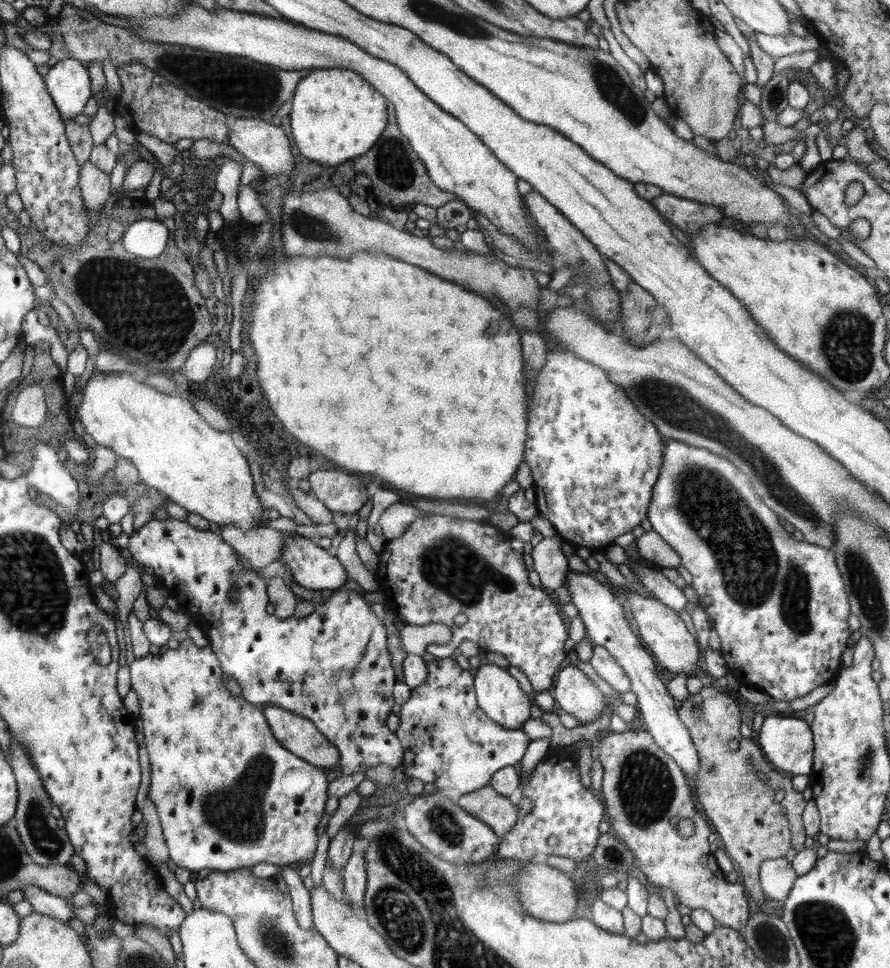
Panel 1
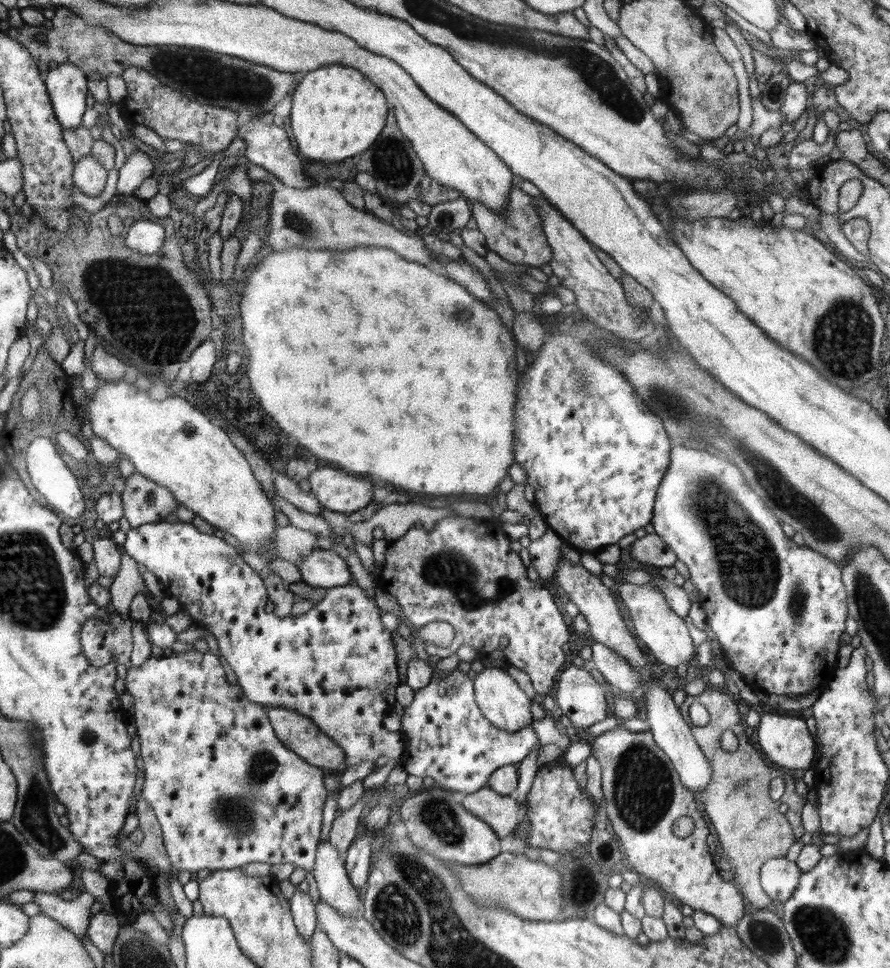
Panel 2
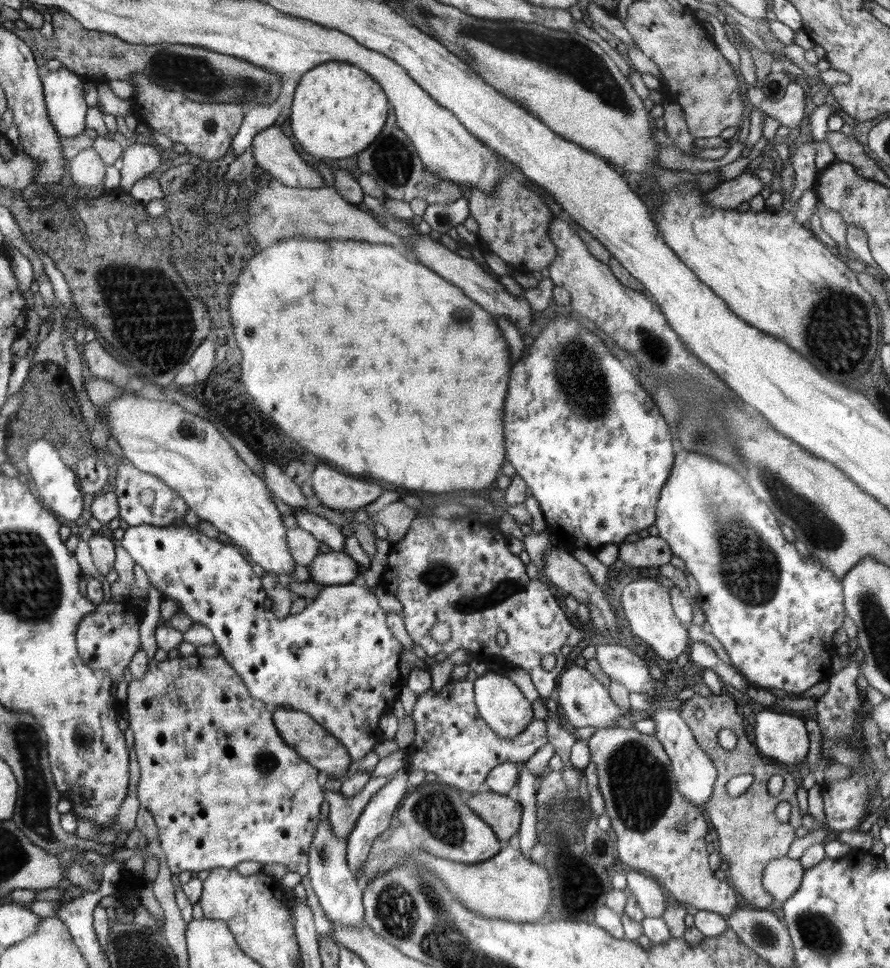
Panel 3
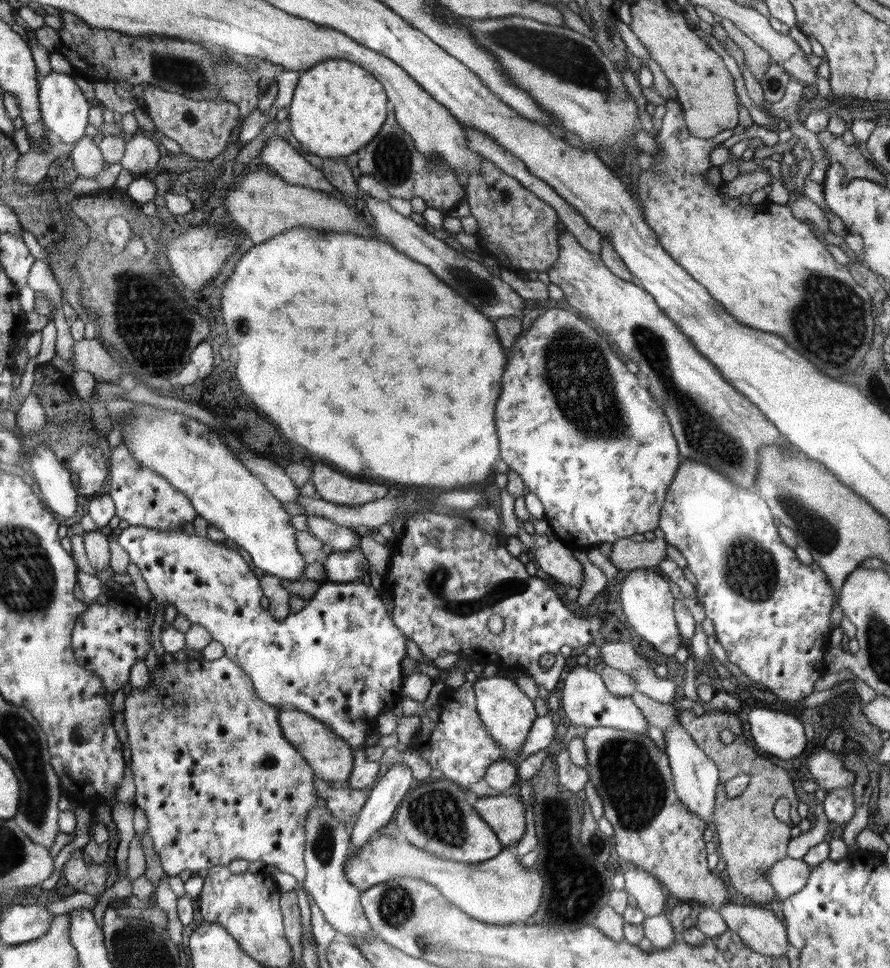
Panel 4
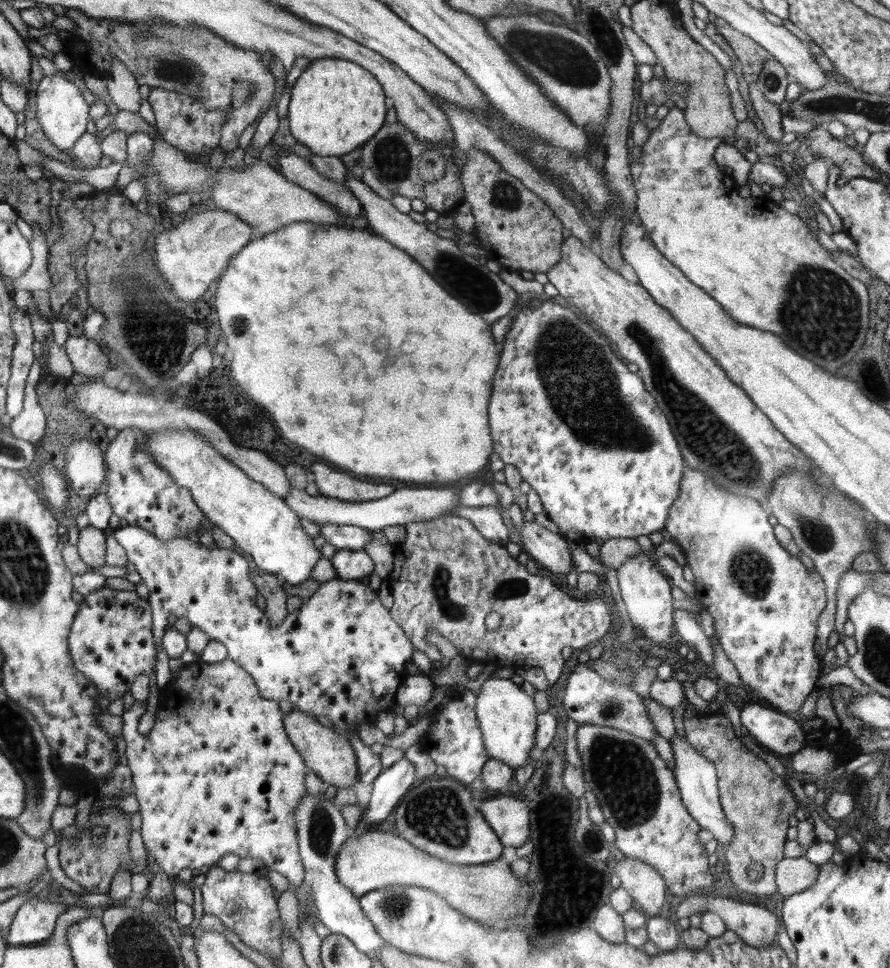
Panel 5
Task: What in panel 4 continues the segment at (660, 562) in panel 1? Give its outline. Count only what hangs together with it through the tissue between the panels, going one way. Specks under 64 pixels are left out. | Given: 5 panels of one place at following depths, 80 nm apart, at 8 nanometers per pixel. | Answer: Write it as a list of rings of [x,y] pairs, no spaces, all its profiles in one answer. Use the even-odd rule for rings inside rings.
[[[629,537],[620,538],[612,542],[608,562],[622,571],[660,565],[667,558],[666,545],[667,541],[657,537],[642,542],[636,542]]]

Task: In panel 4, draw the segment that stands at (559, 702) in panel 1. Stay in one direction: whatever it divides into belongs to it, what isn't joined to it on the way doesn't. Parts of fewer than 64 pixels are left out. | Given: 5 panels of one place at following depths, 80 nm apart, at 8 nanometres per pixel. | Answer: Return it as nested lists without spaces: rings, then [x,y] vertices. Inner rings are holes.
[[[576,665],[566,678],[562,686],[562,708],[569,721],[574,726],[588,728],[610,727],[627,730],[639,735],[648,735],[646,718],[631,697],[616,697],[608,691],[604,679],[587,666]]]

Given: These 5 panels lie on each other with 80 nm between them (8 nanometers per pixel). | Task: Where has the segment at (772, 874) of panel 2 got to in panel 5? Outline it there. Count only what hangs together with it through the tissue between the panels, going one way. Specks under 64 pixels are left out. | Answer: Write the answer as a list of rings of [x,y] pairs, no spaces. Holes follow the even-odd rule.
[[[783,858],[775,870],[777,896],[786,898],[804,892],[816,882],[820,865],[810,862],[807,858]]]

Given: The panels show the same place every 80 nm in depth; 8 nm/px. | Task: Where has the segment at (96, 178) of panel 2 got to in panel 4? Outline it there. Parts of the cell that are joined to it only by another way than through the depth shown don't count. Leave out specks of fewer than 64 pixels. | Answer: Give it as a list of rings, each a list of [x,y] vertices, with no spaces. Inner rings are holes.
[[[84,135],[71,152],[72,164],[77,176],[81,178],[95,178],[104,168],[101,150],[98,148],[97,139]]]

